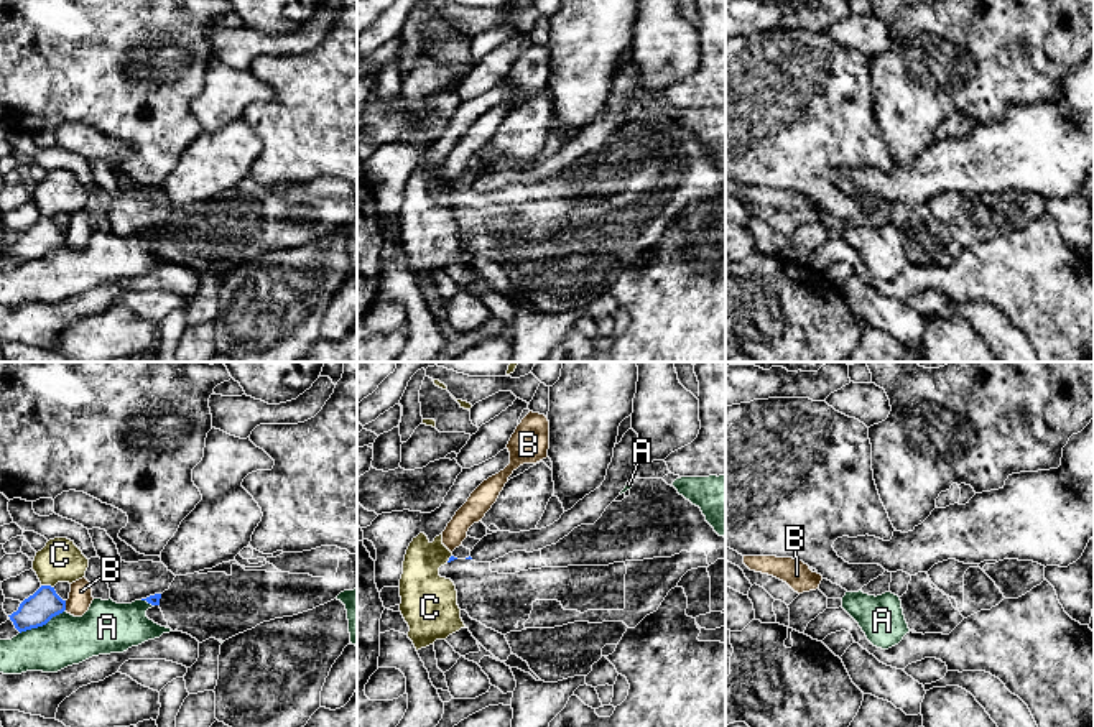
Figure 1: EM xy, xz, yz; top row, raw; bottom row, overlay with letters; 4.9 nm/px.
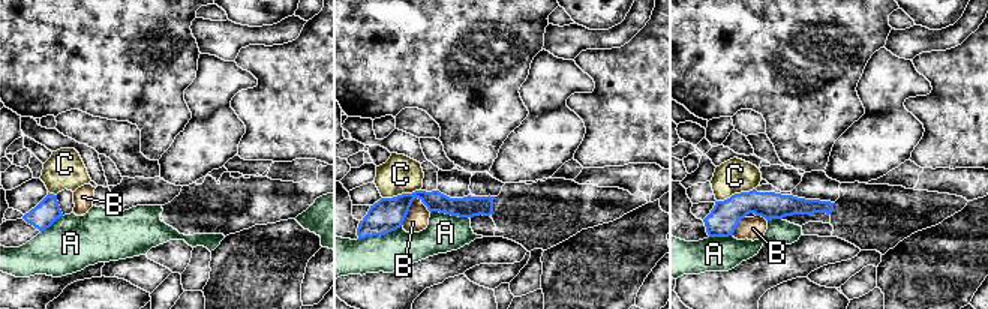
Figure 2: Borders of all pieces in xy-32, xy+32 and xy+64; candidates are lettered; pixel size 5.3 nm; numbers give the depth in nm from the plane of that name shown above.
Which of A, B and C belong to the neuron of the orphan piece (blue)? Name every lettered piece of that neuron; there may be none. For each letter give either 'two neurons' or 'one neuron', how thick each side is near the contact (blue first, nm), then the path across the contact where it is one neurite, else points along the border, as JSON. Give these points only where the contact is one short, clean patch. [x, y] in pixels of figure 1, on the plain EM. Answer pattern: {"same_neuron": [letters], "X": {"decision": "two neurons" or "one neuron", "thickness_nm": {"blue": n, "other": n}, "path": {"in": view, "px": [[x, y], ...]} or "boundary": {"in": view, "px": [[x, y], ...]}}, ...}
{"same_neuron": [], "A": {"decision": "two neurons", "thickness_nm": {"blue": 160, "other": 240}}, "B": {"decision": "two neurons", "thickness_nm": {"blue": 160, "other": 120}, "boundary": {"in": "xy", "px": [[64, 232], [66, 240]]}}, "C": {"decision": "two neurons", "thickness_nm": {"blue": 160, "other": 200}, "boundary": {"in": "xy", "px": [[41, 216], [53, 219]]}}}

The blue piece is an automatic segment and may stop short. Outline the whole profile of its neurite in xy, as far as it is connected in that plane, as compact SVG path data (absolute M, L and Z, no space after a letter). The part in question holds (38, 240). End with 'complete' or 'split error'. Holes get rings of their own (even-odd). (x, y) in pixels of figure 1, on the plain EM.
M41 217L0 257L0 271L12 271L21 263L43 258L64 242L66 232L56 225L54 219Z; split error

